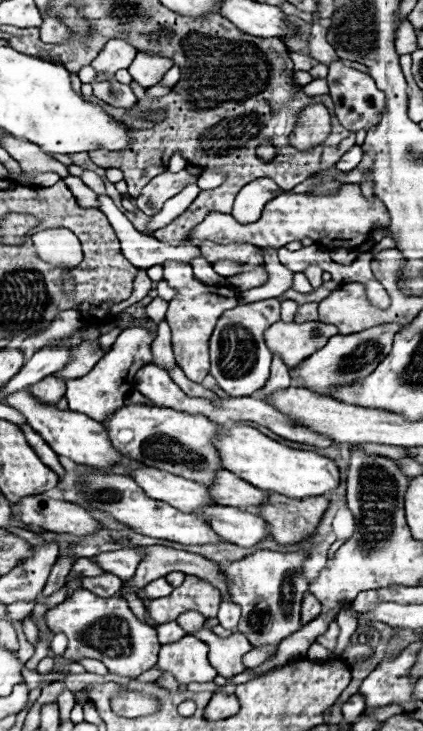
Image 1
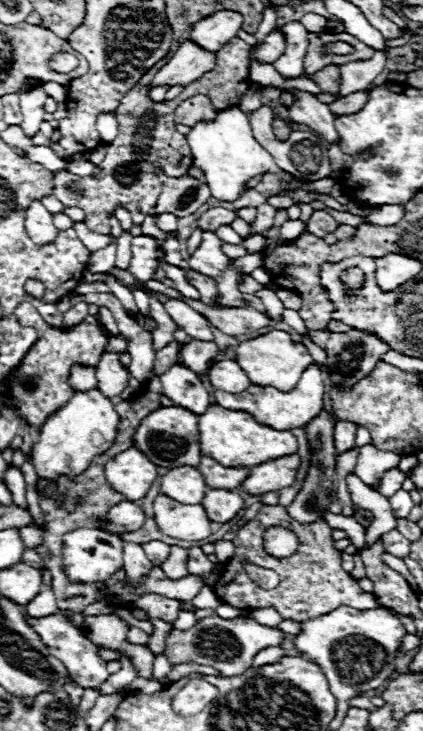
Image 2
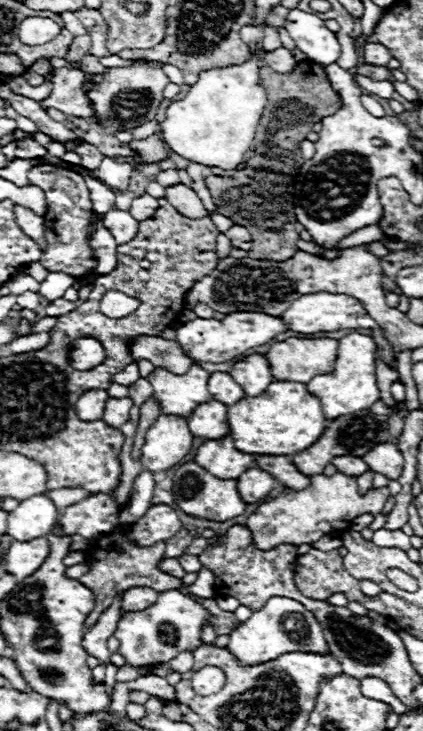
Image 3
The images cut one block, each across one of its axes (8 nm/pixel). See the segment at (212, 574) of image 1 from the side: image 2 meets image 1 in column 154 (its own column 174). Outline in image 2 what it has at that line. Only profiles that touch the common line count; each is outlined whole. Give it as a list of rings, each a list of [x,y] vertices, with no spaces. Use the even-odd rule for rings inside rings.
[[[172,546],[170,556],[166,558],[166,562],[160,566],[166,574],[166,578],[182,578],[186,576],[186,562],[188,562],[188,550],[180,548],[180,546]]]

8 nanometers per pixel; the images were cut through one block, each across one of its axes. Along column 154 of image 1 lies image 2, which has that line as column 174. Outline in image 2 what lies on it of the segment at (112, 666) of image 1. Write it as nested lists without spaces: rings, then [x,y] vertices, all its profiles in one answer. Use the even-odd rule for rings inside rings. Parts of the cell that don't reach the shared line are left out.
[[[208,616],[196,622],[190,630],[172,630],[168,640],[166,640],[166,650],[164,654],[172,664],[182,664],[182,662],[196,662],[196,664],[206,664],[214,666],[220,676],[236,676],[242,674],[244,670],[252,668],[254,656],[268,648],[268,646],[280,646],[284,642],[286,634],[280,628],[270,628],[254,622],[252,618],[232,618],[224,620],[220,616]]]

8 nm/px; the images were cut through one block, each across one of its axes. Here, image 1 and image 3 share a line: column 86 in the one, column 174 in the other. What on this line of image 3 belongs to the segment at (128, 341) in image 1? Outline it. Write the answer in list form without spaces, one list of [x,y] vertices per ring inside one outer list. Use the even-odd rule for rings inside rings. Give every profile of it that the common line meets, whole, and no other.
[[[192,364],[186,374],[172,374],[164,368],[156,368],[146,380],[152,384],[154,396],[160,398],[158,402],[162,406],[162,414],[186,418],[196,404],[208,402],[212,398],[206,388],[208,378],[210,372],[198,364]]]

